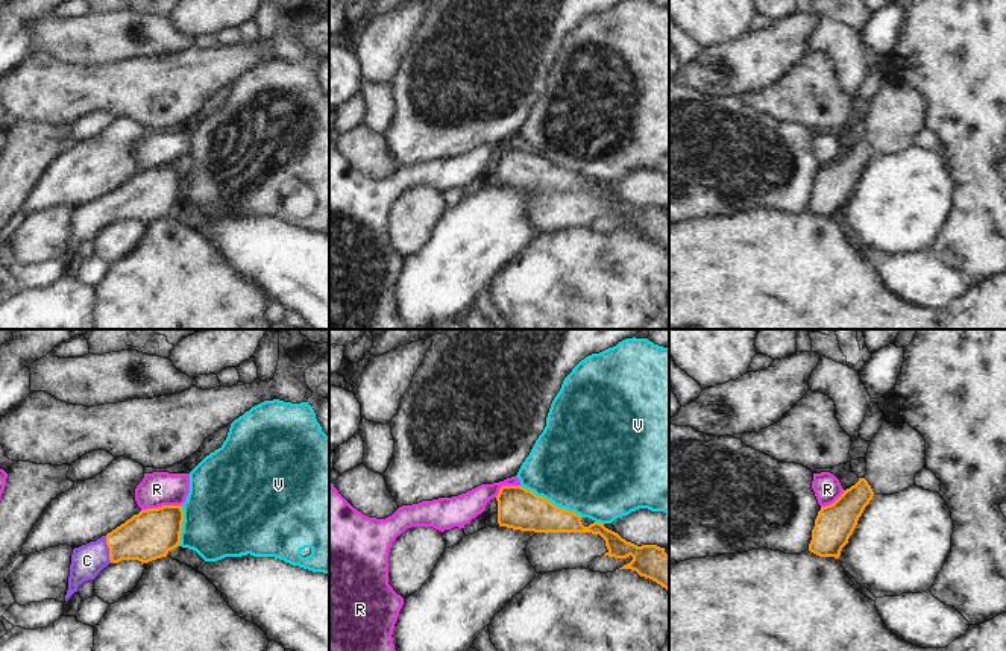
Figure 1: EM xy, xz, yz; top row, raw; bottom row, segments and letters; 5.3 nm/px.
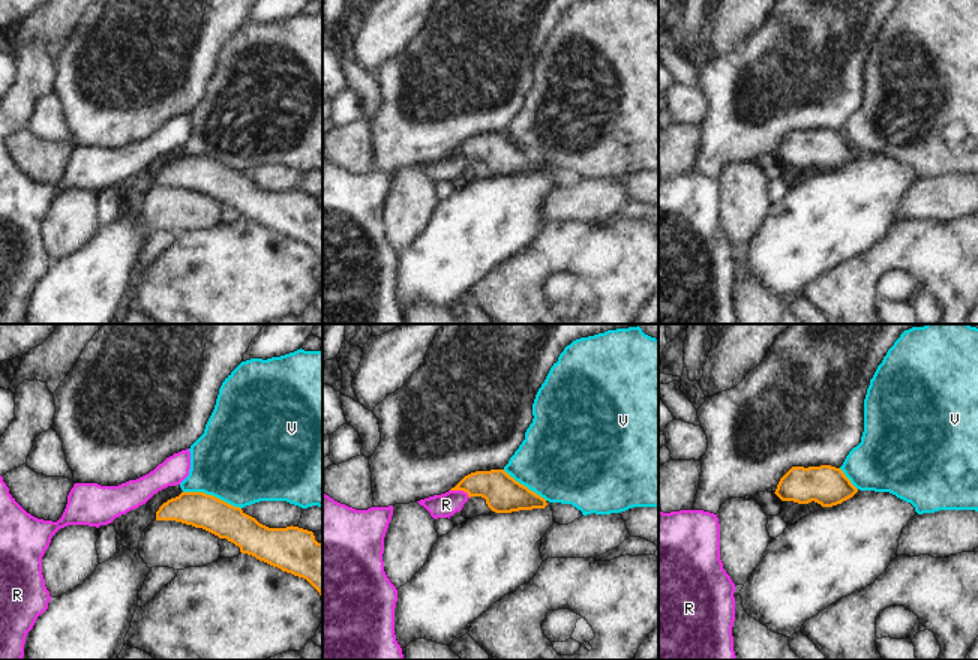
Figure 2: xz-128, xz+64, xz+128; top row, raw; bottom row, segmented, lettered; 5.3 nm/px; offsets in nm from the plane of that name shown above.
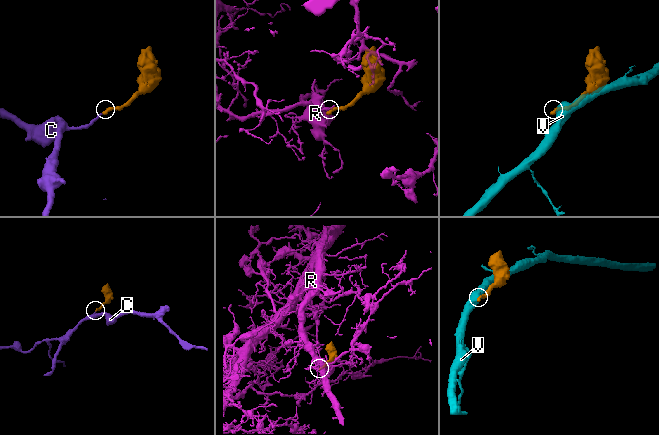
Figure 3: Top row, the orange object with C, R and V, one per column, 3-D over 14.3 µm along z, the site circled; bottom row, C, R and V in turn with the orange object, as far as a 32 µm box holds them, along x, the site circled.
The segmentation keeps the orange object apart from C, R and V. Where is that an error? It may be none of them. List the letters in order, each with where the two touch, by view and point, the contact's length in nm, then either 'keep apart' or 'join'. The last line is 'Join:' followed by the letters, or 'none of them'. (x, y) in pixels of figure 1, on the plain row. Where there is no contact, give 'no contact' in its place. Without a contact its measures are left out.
C: contact xy (110, 210); length 150 nm; join
R: contact xy (163, 166); length 220 nm; keep apart
V: contact xz (550, 161); length 360 nm; keep apart
Join: C

